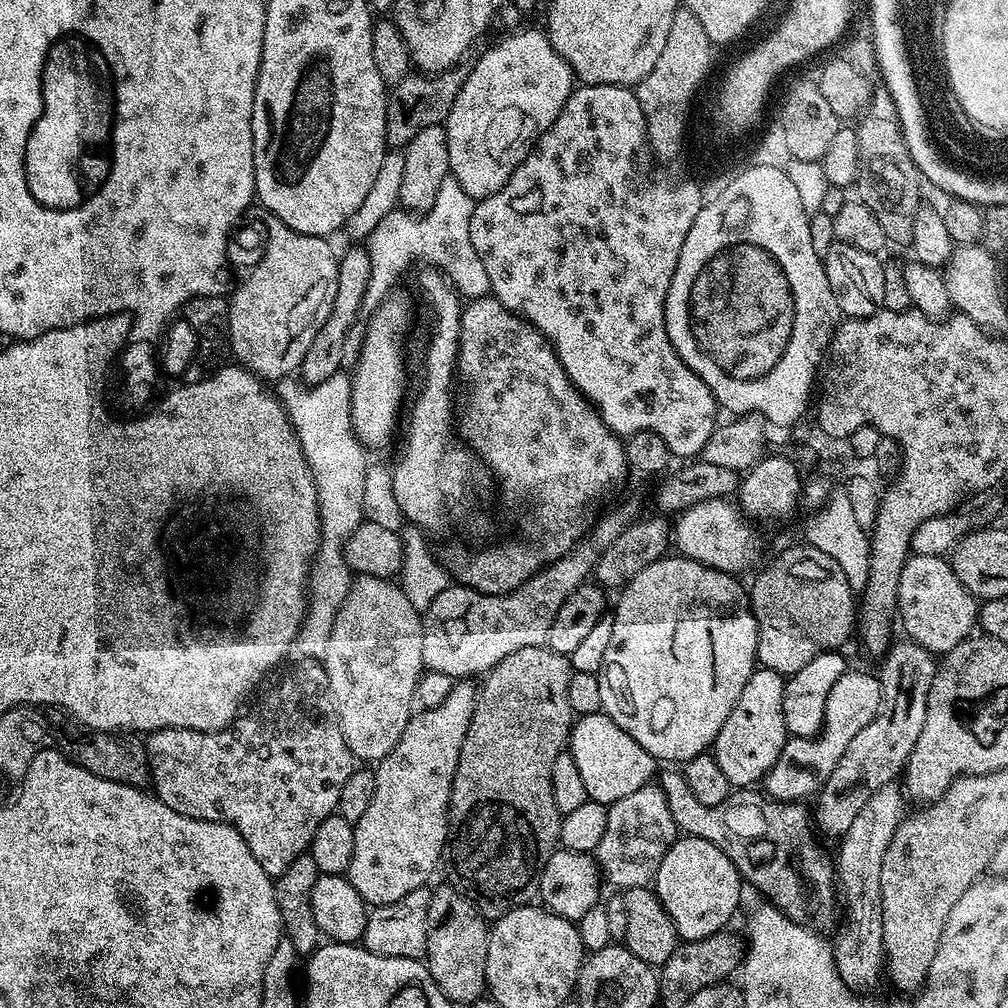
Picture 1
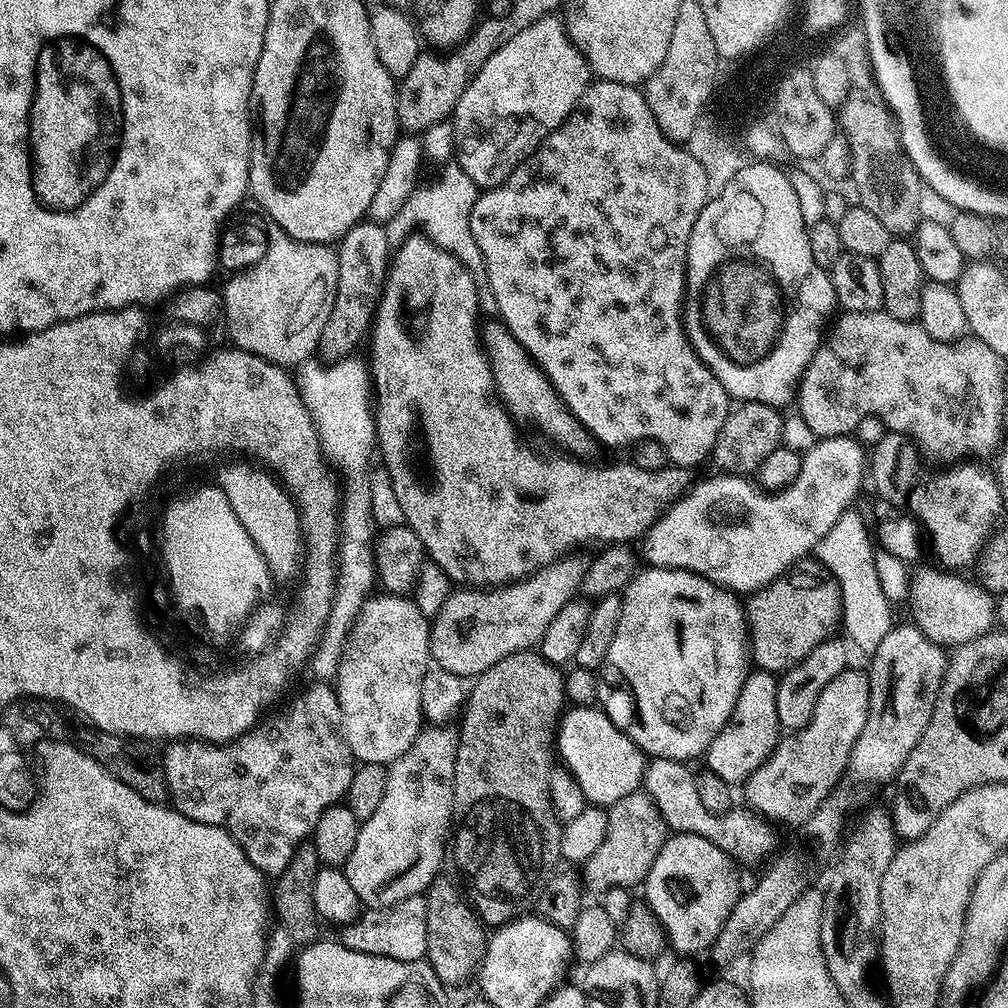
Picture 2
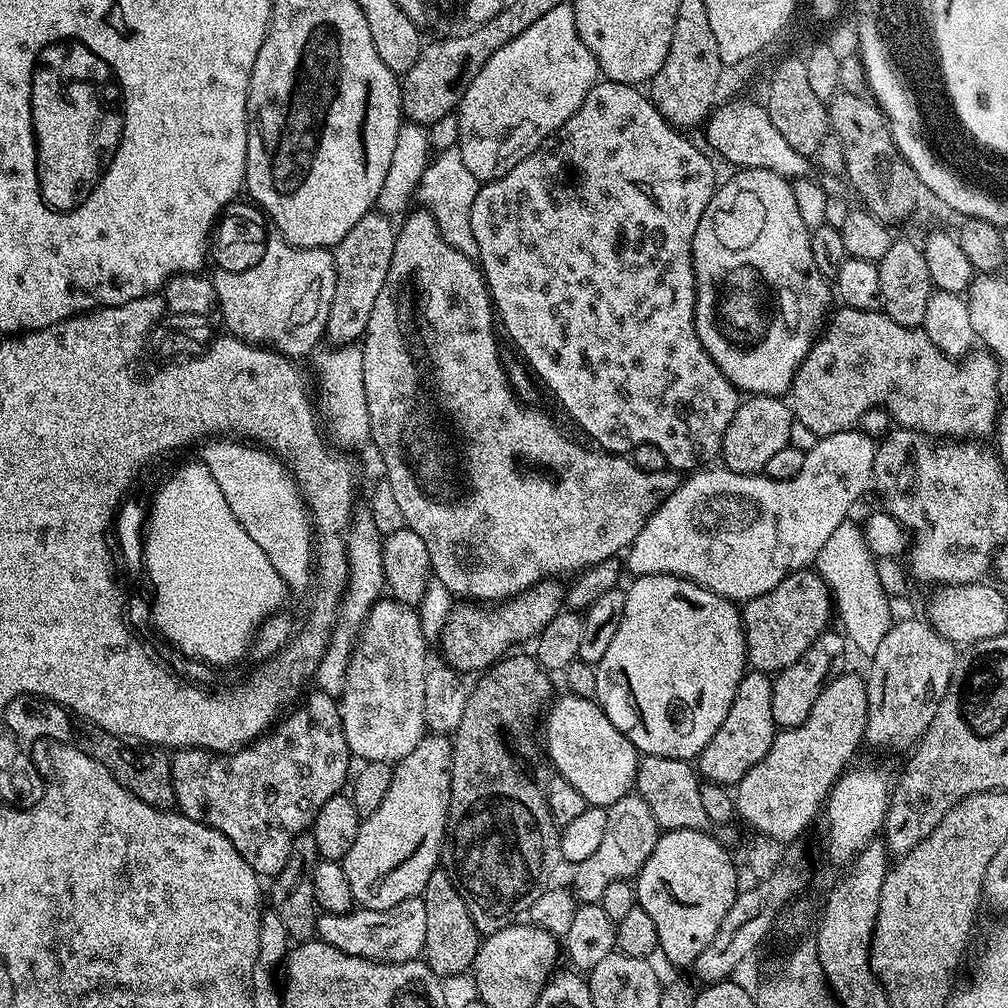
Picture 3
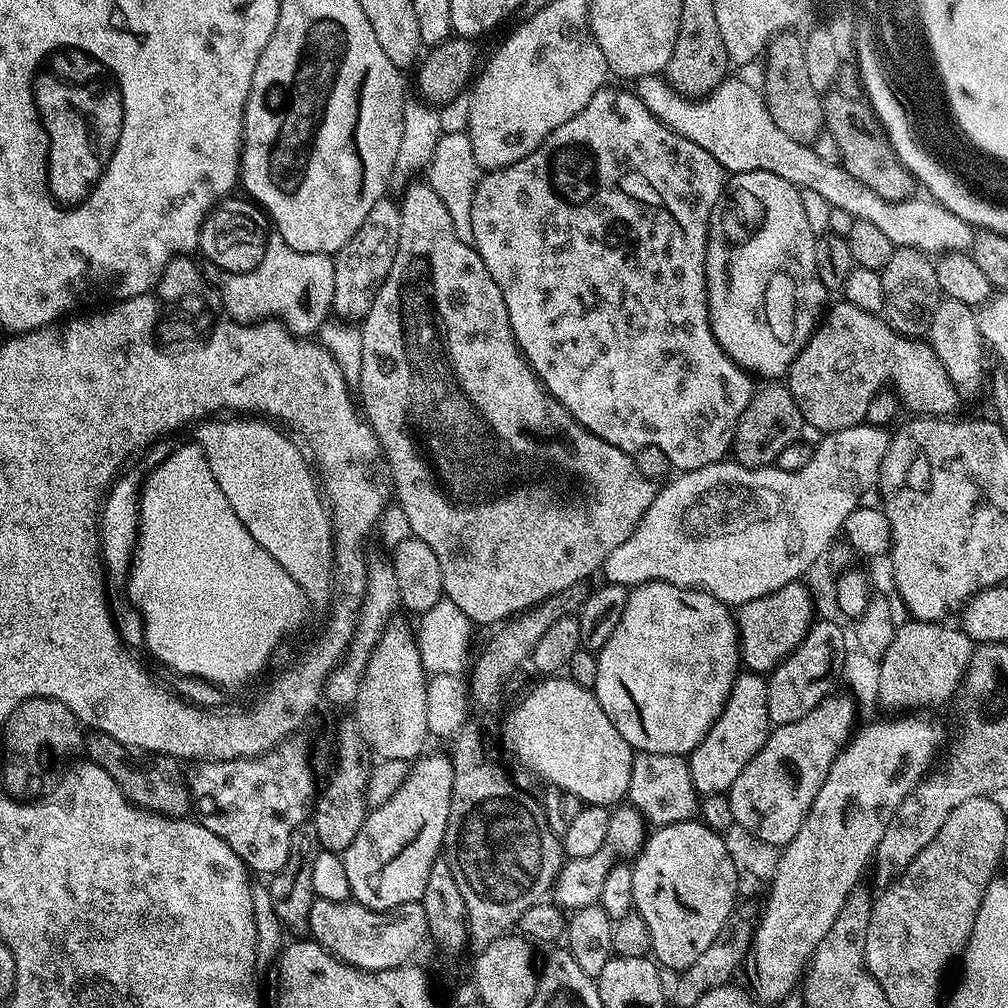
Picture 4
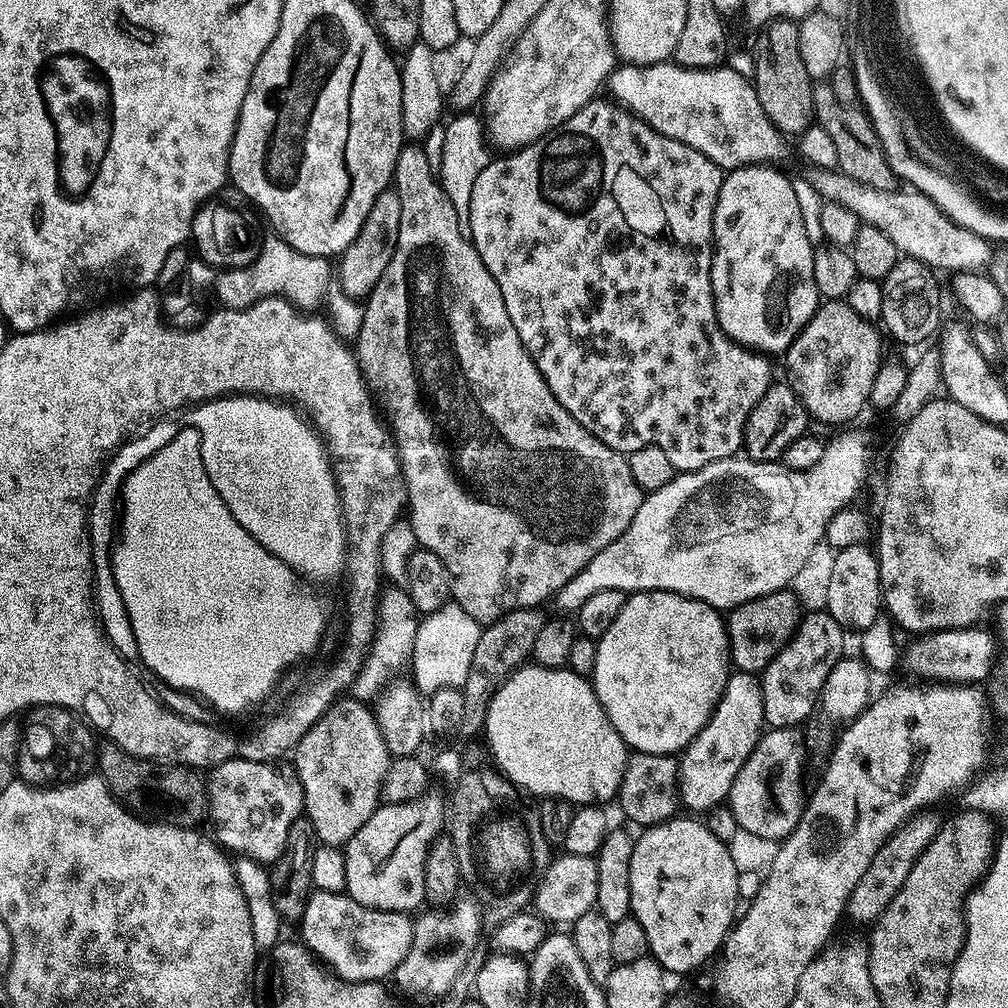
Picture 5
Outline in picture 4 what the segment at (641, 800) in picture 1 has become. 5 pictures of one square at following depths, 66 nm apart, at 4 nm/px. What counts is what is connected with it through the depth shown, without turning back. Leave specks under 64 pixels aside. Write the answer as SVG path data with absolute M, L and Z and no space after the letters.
M616 806L611 809L609 829L606 830L606 840L598 854L590 854L590 858L565 859L556 876L554 885L554 900L561 909L575 910L582 906L600 903L602 882L612 865L618 858L632 858L644 847L646 839L646 821L638 809L631 806Z

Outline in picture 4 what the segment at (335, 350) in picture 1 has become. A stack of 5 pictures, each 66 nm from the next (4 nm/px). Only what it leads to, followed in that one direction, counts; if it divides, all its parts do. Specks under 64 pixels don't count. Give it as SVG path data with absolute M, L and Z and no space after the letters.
M385 198L374 202L373 208L366 214L366 222L358 226L354 238L346 242L334 259L334 298L332 312L341 320L349 322L363 321L365 314L374 306L374 298L390 274L394 254L398 254L398 226L402 222L400 205L395 199Z

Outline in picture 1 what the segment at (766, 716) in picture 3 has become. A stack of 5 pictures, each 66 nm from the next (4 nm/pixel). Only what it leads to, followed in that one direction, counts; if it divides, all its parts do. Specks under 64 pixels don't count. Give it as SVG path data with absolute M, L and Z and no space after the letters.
M757 667L750 674L750 682L746 682L742 694L738 694L738 702L734 702L730 718L726 718L726 722L722 722L722 730L718 730L714 755L728 781L737 789L759 785L774 762L778 762L784 743L790 738L786 718L782 718L784 681L785 677L779 676L774 670Z

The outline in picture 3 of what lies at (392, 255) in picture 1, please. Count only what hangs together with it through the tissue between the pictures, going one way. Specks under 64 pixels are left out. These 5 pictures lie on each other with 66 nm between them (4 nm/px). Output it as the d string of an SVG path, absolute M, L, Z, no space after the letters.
M453 146L437 151L421 176L418 196L424 199L423 207L431 212L436 220L436 227L444 235L446 242L462 254L479 257L478 242L474 242L474 230L470 230L470 210L478 194L481 181L470 174L466 162L462 162L459 147Z

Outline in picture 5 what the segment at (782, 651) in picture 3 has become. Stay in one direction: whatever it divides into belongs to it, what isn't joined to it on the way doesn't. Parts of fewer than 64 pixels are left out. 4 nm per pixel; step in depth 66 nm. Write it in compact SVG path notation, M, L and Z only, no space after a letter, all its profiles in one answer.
M792 590L742 602L726 616L730 660L739 671L763 673L766 665L788 644L800 624L802 605Z

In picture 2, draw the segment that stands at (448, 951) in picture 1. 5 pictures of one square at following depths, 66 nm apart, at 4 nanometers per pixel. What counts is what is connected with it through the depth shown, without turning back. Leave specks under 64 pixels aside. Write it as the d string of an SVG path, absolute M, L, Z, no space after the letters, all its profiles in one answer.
M437 878L429 886L426 902L426 962L436 977L446 986L464 984L477 975L484 951L488 948L489 933L481 924L475 908L466 899L465 893L451 879Z

